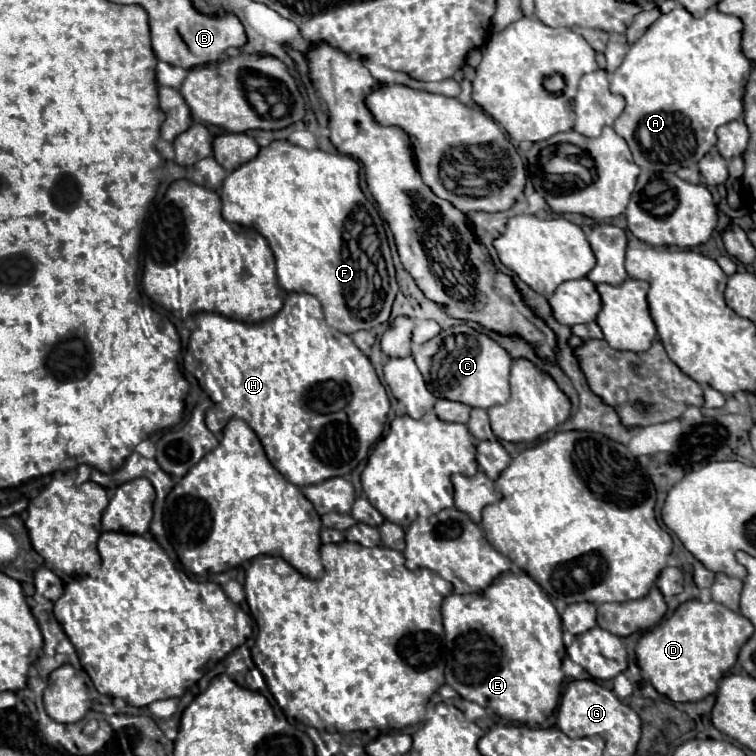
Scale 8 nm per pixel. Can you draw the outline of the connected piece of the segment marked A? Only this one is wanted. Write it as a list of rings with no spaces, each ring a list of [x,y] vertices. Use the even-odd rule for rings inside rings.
[[[676,7],[660,15],[630,47],[622,65],[610,77],[610,91],[622,93],[626,99],[622,115],[614,121],[614,131],[626,139],[640,169],[676,173],[680,167],[696,167],[716,145],[716,129],[742,117],[742,95],[750,61],[742,55],[740,31],[742,21],[734,15],[710,9],[702,19],[696,19],[684,7]]]

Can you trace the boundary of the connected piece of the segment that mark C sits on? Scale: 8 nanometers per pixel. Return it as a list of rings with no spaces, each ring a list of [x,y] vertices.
[[[464,323],[442,329],[440,335],[422,343],[422,347],[412,353],[412,357],[430,393],[438,399],[450,399],[466,403],[470,407],[488,409],[494,405],[504,405],[510,397],[510,355],[488,335],[474,331]]]

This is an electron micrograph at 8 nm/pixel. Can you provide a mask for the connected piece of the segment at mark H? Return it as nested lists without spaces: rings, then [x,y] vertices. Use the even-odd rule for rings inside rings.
[[[290,293],[284,301],[284,307],[278,315],[262,321],[262,323],[242,323],[242,321],[234,321],[234,319],[228,319],[224,315],[218,315],[218,313],[198,313],[196,315],[196,329],[192,331],[190,335],[190,343],[188,343],[188,351],[184,355],[184,369],[190,371],[200,387],[210,395],[210,399],[214,401],[214,407],[206,413],[206,425],[212,433],[218,433],[224,429],[224,425],[232,419],[232,417],[238,417],[238,419],[244,419],[254,431],[256,435],[260,437],[262,445],[264,445],[264,451],[270,459],[270,463],[290,481],[294,483],[296,487],[306,487],[306,485],[314,485],[314,483],[322,483],[330,477],[346,477],[350,475],[352,469],[358,467],[360,461],[364,461],[368,457],[368,451],[370,447],[378,441],[378,437],[382,435],[384,431],[384,423],[386,423],[386,417],[388,417],[388,411],[390,411],[390,401],[388,401],[388,395],[386,395],[386,389],[384,385],[380,383],[370,359],[354,345],[354,341],[348,337],[348,335],[342,335],[340,331],[334,331],[326,325],[324,321],[324,313],[322,313],[322,305],[318,299],[314,299],[314,295],[306,295],[306,293]],[[328,383],[334,383],[338,389],[328,389]]]

